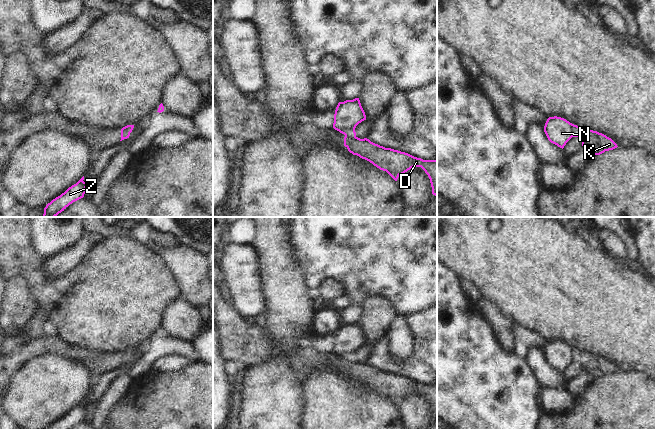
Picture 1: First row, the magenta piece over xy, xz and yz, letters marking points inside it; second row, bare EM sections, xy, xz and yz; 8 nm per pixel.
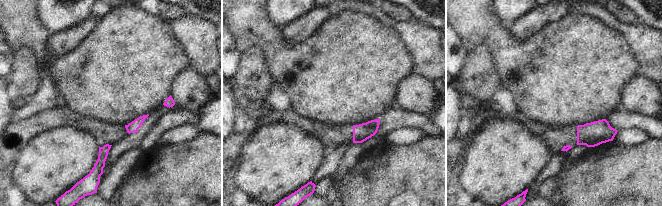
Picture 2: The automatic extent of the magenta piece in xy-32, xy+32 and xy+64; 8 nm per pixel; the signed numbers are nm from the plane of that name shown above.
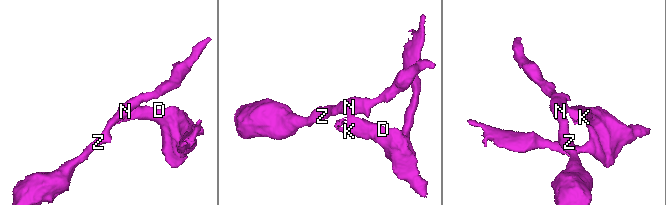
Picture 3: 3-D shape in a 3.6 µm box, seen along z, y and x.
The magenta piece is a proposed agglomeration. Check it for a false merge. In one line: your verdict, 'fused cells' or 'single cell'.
fused cells

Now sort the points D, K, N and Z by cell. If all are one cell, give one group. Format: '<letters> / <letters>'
D K / N Z

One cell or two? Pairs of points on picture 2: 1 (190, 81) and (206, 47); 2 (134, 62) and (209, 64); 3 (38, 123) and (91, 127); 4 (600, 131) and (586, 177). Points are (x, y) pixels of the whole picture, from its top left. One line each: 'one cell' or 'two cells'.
1: two cells
2: two cells
3: one cell
4: two cells

